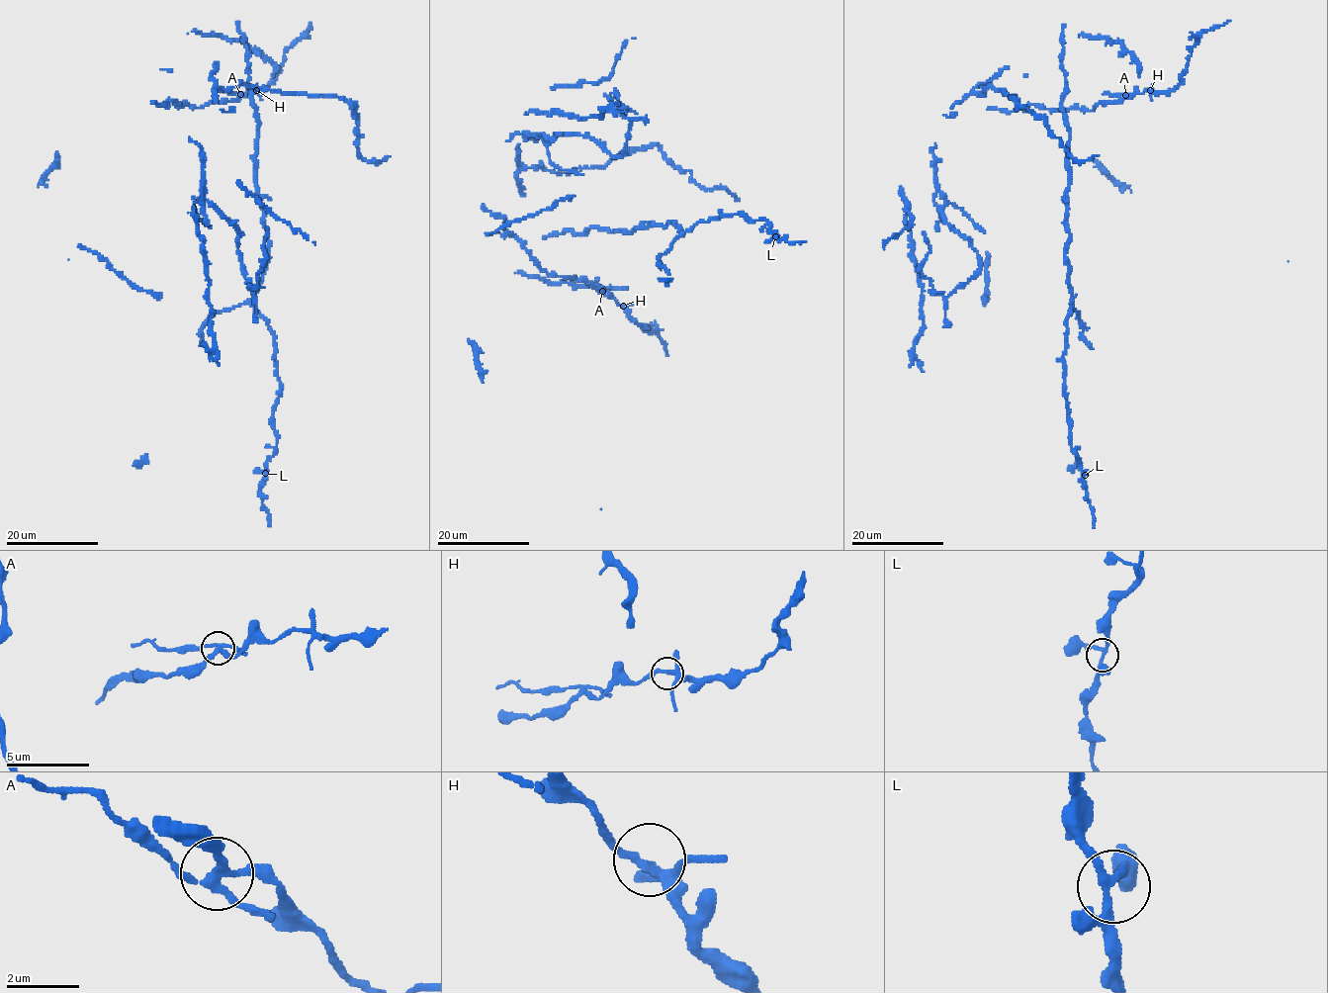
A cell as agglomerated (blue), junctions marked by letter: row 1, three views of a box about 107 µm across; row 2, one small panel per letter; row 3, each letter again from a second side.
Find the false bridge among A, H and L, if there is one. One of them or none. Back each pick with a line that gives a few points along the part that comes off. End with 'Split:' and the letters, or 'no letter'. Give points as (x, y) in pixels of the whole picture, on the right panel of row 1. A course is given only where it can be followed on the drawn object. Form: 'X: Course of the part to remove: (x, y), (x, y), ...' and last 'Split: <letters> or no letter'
A: Course of the part to remove: (1126, 95), (1102, 95)
Split: A

